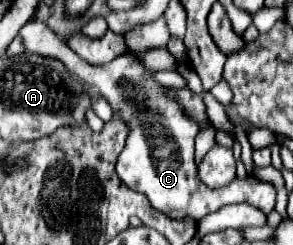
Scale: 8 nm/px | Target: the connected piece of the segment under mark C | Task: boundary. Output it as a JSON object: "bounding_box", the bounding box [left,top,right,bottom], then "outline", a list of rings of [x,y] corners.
{"bounding_box":[19,21,275,221],"outline":[[[29,21],[19,35],[25,39],[27,51],[45,53],[47,57],[65,61],[65,67],[83,83],[93,85],[99,93],[109,93],[109,103],[121,111],[121,117],[131,129],[125,147],[117,157],[115,173],[129,189],[143,193],[153,209],[173,219],[189,215],[197,221],[231,203],[249,203],[263,213],[271,213],[275,209],[275,187],[271,183],[247,177],[235,179],[229,187],[223,187],[223,191],[209,191],[209,187],[201,183],[193,159],[197,123],[167,95],[165,88],[151,79],[151,71],[143,69],[143,65],[129,51],[111,63],[93,67],[69,51],[69,47],[61,43],[59,37],[41,21]]]}

